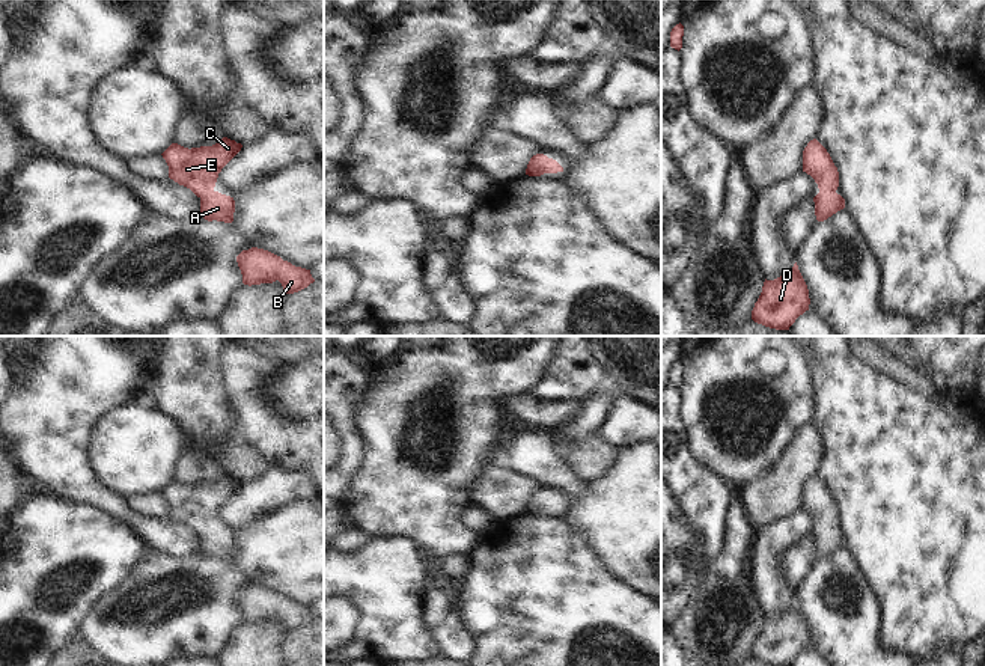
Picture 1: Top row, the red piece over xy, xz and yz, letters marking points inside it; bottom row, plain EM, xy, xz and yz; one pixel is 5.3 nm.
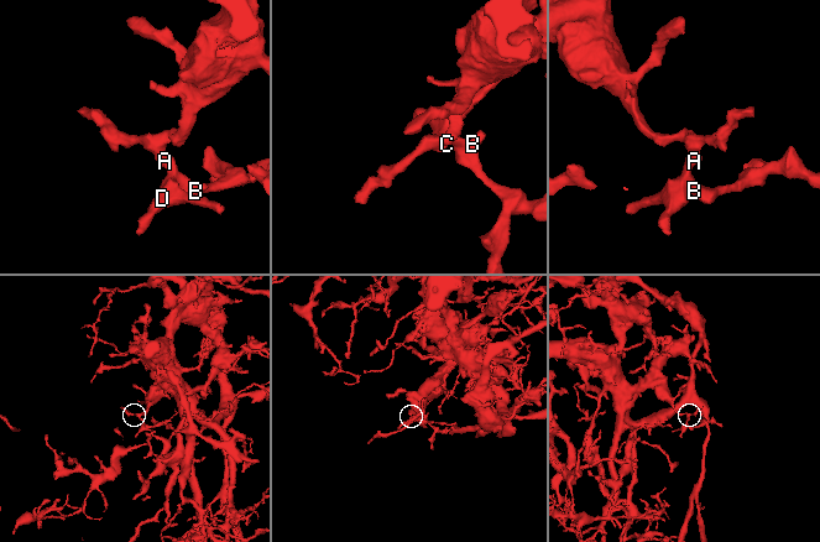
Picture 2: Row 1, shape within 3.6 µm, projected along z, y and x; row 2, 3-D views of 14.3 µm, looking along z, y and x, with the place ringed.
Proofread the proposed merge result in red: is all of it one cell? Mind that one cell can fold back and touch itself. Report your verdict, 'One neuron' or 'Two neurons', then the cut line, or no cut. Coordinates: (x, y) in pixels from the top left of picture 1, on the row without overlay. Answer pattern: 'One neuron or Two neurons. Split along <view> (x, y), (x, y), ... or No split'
One neuron. No split

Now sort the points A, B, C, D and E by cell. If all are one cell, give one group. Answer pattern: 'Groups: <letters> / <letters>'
Groups: A B C D E

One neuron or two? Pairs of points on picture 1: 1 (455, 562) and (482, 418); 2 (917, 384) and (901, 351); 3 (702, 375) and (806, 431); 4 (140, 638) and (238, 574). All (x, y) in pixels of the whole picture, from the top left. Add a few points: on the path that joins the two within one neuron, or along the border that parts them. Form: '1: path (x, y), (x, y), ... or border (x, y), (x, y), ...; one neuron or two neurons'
1: border (467, 553), (448, 553), (443, 558); two neurons
2: border (889, 351), (920, 372); two neurons
3: border (811, 422), (800, 428), (779, 457); two neurons
4: path (164, 623), (214, 598); one neuron

